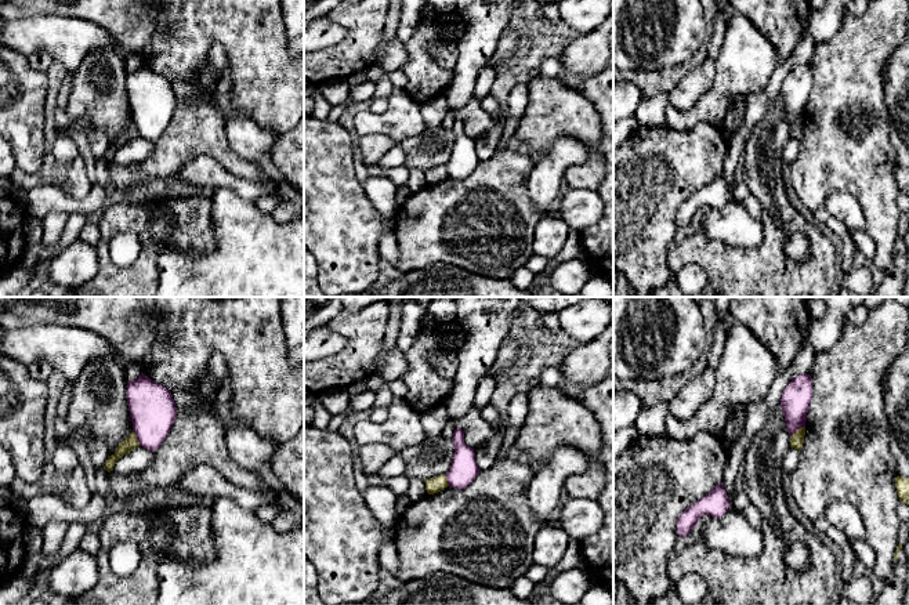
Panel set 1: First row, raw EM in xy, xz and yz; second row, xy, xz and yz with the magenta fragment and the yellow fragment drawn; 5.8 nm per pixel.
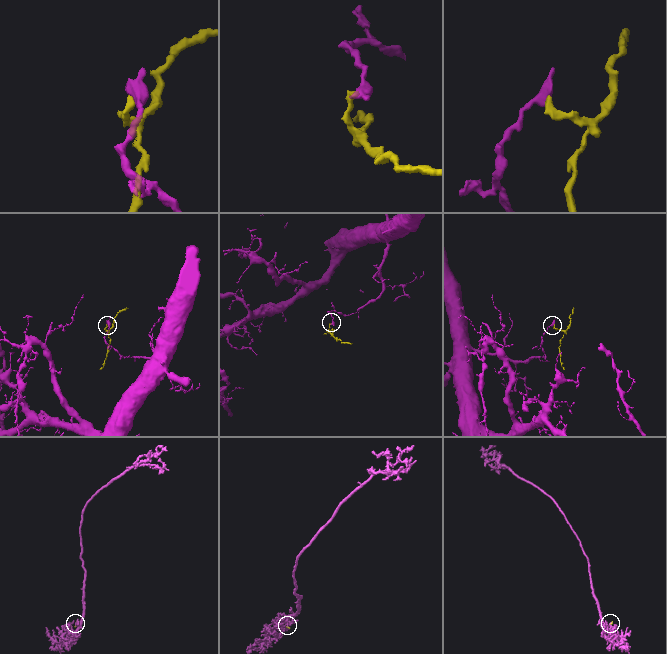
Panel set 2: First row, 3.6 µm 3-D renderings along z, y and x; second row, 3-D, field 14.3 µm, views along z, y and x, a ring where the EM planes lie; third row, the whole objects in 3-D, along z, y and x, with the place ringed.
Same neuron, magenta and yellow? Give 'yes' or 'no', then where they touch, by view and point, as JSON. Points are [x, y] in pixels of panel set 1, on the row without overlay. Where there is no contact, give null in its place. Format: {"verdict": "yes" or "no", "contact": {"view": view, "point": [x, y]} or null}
{"verdict": "no", "contact": {"view": "xy", "point": [137, 129]}}

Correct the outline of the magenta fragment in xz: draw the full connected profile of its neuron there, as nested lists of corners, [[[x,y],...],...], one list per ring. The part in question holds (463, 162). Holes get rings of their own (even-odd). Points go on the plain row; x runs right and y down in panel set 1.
[[[460,119],[454,120],[452,131],[454,134],[454,144],[452,156],[445,166],[450,178],[464,180],[479,163],[475,142],[464,134],[464,123]]]

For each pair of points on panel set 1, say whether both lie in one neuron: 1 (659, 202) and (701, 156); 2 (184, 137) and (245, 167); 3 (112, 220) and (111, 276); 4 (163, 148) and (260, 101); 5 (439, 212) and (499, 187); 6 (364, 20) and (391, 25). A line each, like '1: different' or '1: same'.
1: same
2: same
3: same
4: different
5: same
6: different

